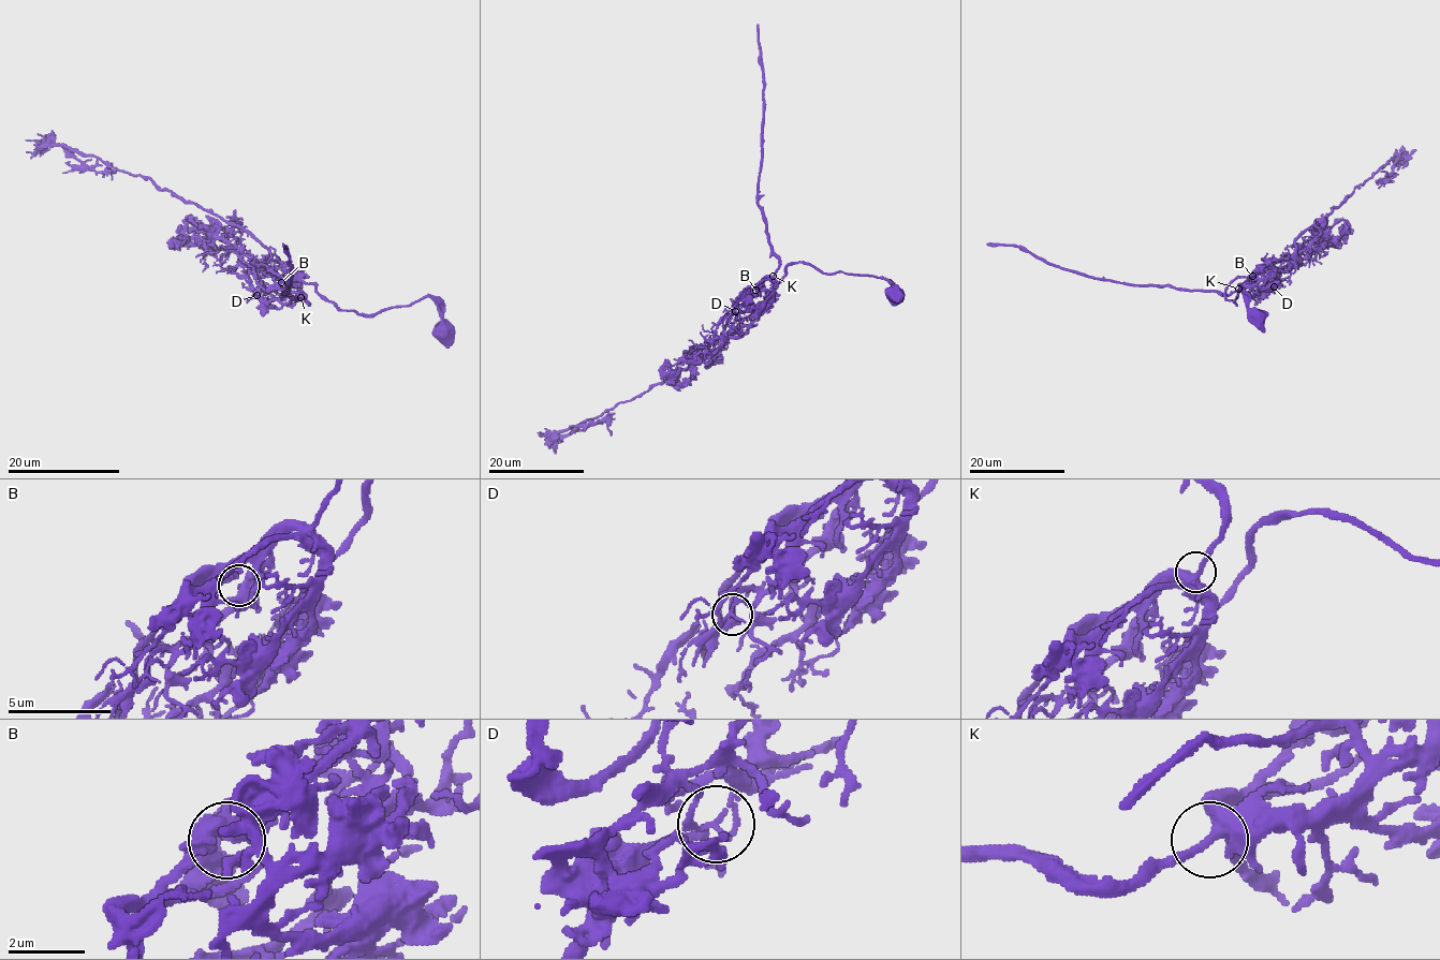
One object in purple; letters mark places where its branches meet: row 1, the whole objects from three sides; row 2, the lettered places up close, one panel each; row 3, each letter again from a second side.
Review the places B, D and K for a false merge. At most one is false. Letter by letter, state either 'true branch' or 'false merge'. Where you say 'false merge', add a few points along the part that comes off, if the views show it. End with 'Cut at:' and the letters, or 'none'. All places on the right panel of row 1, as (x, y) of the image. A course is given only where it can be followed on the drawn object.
B: true branch
D: false merge; course (1273, 286), (1220, 295), (1117, 283), (1053, 266), (1018, 247), (987, 244)
K: true branch
Cut at: D

